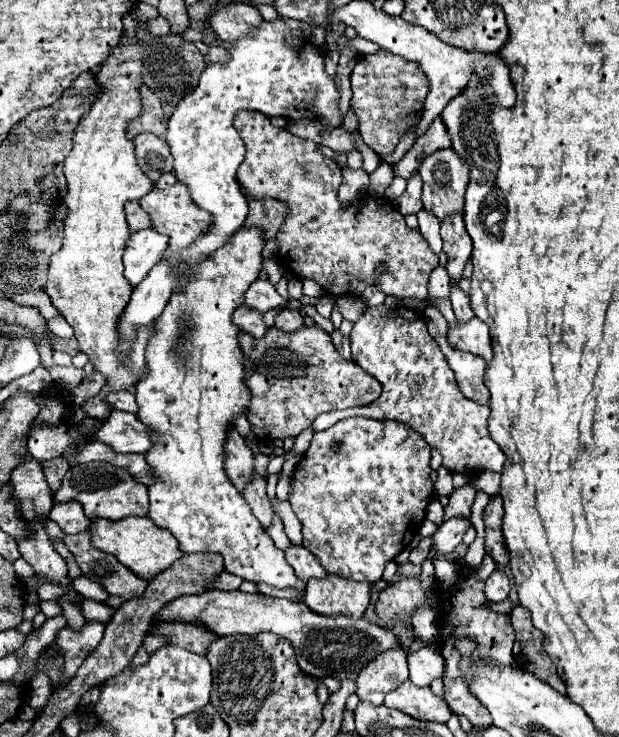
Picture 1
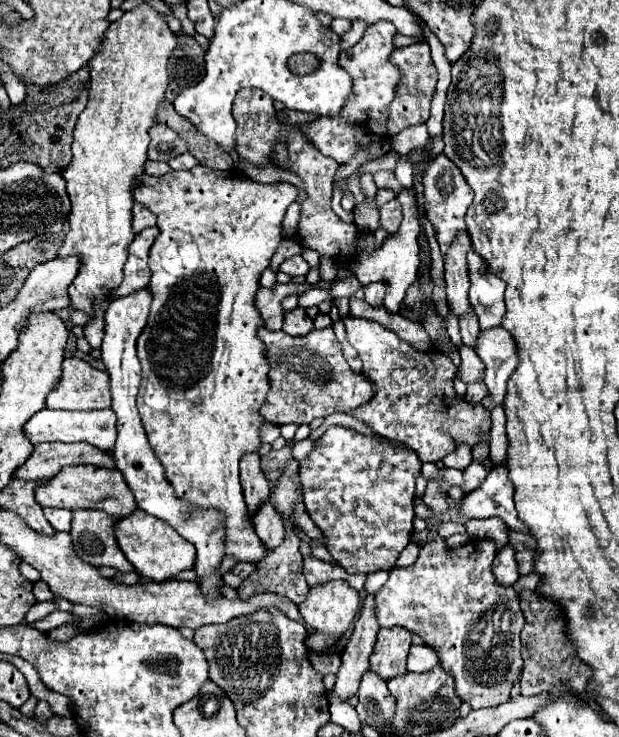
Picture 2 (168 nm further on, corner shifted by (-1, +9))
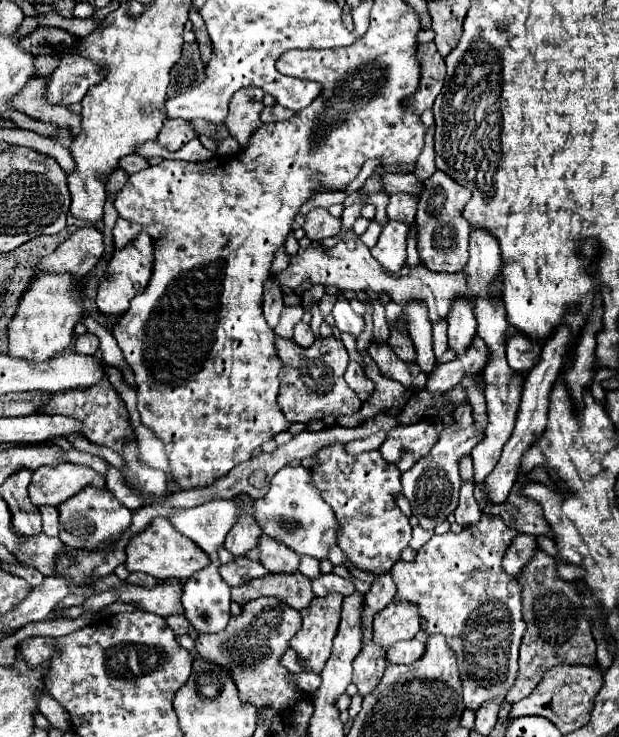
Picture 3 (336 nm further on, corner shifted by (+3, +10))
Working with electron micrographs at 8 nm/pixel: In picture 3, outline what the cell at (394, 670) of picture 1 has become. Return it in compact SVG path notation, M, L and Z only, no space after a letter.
M391 602L373 618L373 640L379 642L383 648L399 640L411 640L421 630L419 624L421 616L415 604Z

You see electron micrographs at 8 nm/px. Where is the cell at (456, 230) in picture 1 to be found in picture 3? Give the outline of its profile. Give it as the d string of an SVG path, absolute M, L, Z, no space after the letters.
M459 298L459 302L451 306L451 314L447 322L449 322L449 348L457 356L461 356L471 346L477 334L477 320L473 316L471 304Z

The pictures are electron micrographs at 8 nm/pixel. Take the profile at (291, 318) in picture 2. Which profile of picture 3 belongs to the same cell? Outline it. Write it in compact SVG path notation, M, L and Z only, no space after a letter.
M299 322L299 324L295 326L295 336L293 336L293 340L295 340L299 346L309 348L309 346L315 342L315 336L313 336L313 332L311 332L309 324Z

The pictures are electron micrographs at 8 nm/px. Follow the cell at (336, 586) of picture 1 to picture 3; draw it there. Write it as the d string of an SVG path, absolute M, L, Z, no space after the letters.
M329 594L327 598L313 598L311 606L301 610L303 626L291 638L289 646L297 652L299 664L309 672L321 674L331 654L331 644L341 620L341 602L343 598L337 594Z

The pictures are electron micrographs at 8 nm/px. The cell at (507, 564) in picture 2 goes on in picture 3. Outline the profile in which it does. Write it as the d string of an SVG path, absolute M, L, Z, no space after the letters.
M519 534L515 538L515 542L511 544L511 550L507 550L507 558L503 560L503 568L507 570L507 574L517 576L533 558L533 554L537 552L539 544L535 536L529 534Z

